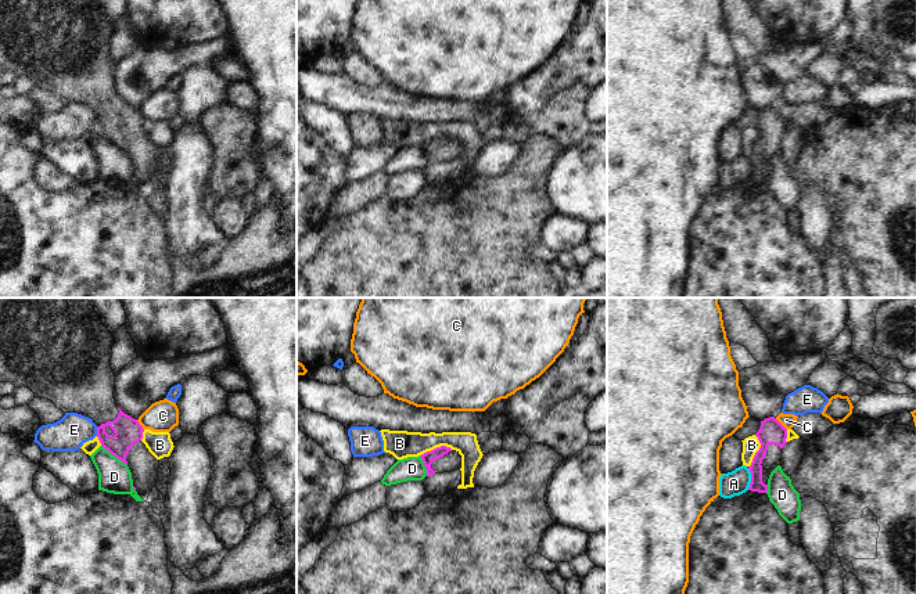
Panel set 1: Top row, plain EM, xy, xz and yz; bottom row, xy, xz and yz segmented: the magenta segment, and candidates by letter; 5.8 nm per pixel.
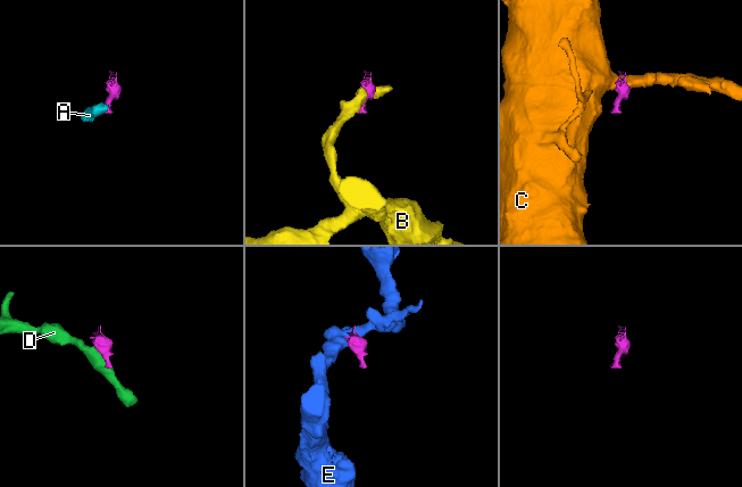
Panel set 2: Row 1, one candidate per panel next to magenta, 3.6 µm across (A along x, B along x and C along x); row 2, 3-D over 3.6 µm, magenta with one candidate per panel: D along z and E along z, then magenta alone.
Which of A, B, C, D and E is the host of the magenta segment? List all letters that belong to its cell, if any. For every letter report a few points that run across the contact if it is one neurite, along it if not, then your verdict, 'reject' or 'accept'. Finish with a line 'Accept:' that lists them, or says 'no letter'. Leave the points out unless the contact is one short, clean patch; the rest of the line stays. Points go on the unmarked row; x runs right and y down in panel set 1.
A: yz (747, 158), (750, 162), (749, 179) | reject
B: xz (452, 139), (437, 136), (420, 146) | reject
C: yz (775, 108), (786, 119) | reject
D: xy (101, 134), (126, 155) | reject
E: xy (96, 116), (97, 125) | reject
Accept: no letter

